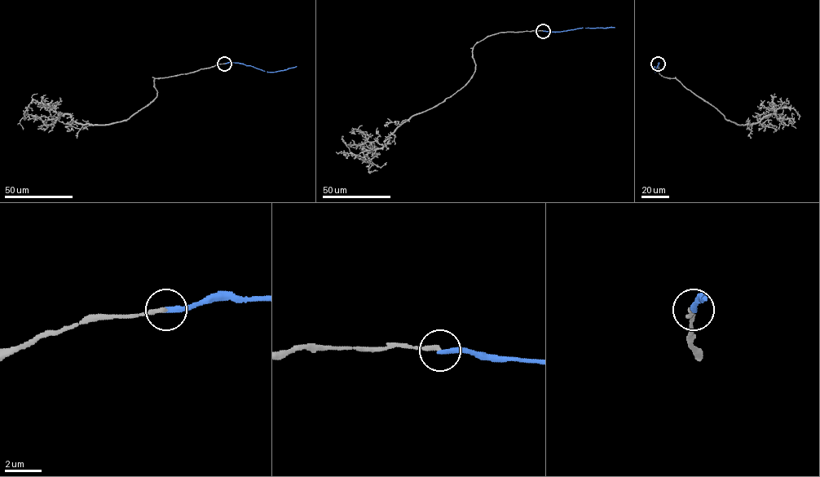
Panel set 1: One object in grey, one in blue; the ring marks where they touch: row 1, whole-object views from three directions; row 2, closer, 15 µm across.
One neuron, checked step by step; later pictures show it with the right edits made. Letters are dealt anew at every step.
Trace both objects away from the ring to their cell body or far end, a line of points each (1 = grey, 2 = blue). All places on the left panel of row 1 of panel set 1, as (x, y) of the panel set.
1: (224, 63), (154, 78), (156, 97), (126, 120), (28, 115), (23, 129)
2: (224, 63), (240, 63), (271, 72), (297, 66)

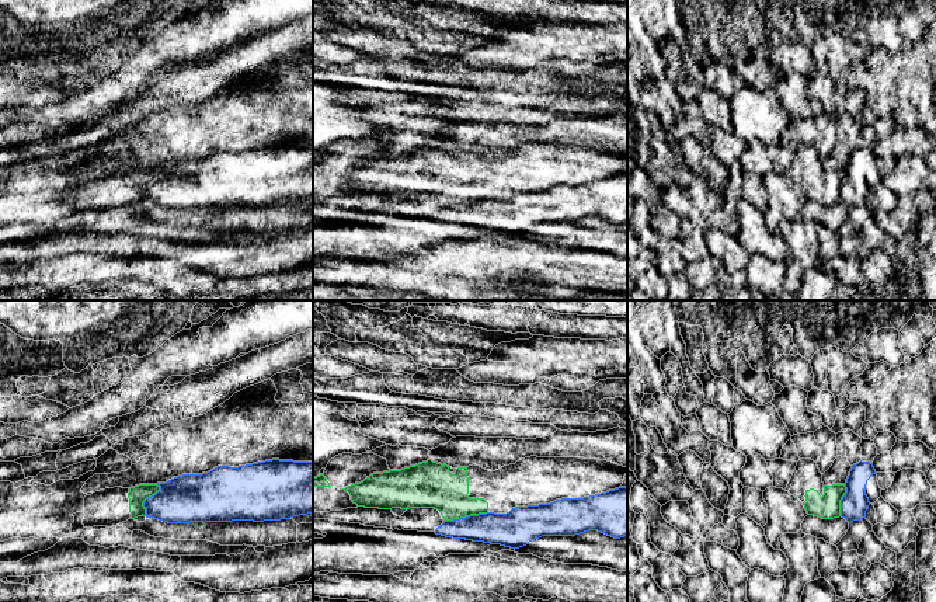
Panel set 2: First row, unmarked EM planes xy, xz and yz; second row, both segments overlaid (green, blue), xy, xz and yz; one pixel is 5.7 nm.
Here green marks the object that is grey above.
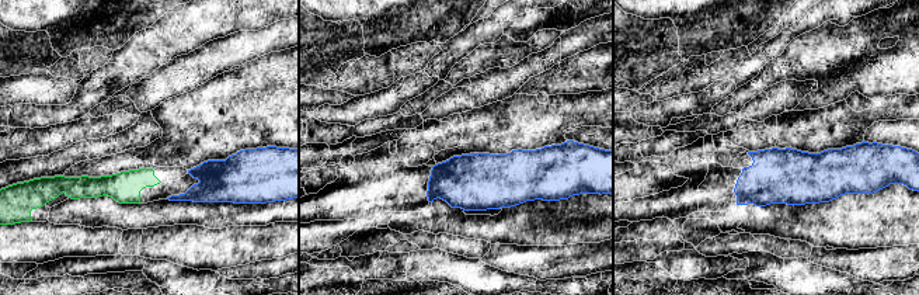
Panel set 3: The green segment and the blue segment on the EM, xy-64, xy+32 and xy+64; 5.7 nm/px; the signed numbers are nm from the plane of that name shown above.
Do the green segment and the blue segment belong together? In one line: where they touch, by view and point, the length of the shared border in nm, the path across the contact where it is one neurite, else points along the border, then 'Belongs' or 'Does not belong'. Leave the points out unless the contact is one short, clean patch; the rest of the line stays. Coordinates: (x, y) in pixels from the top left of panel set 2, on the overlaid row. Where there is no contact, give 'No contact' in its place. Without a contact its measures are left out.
Touches green at xz (466, 515). Shared border 260 nm. Boundary: xz (487, 511), (445, 521). Does not belong

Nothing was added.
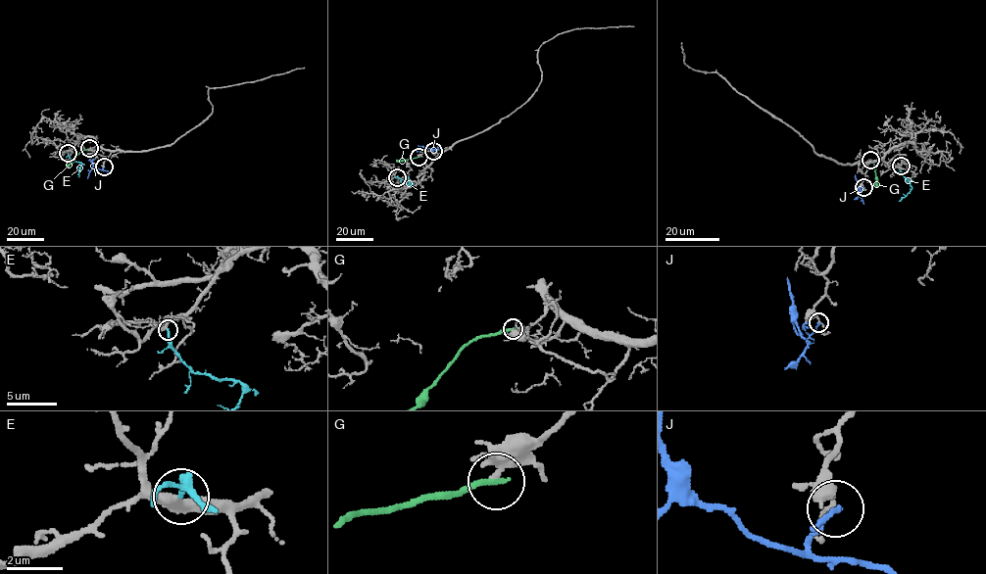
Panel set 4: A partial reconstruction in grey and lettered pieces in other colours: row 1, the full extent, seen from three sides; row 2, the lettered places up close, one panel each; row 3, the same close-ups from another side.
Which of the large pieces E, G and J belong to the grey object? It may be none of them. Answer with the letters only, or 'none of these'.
E

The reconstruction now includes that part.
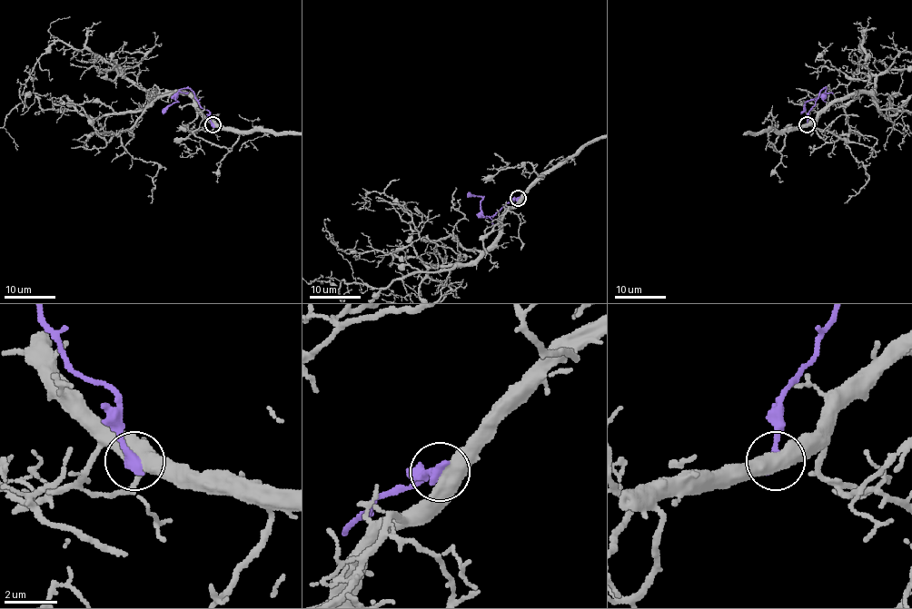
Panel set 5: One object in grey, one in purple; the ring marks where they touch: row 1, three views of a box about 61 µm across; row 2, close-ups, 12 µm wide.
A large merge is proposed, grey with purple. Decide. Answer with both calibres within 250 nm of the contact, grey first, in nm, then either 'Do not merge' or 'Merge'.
Thickness 550 nm (grey) against 440 nm. Do not merge

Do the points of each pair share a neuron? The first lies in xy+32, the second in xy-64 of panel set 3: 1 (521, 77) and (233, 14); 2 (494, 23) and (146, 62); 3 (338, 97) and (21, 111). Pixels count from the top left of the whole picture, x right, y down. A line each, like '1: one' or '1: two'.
1: two
2: one
3: two

